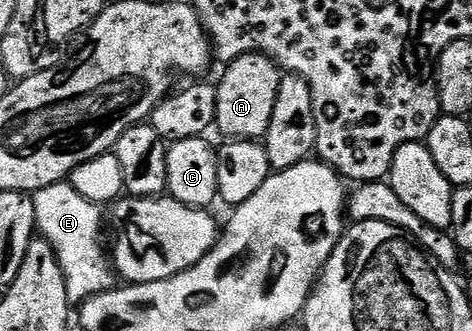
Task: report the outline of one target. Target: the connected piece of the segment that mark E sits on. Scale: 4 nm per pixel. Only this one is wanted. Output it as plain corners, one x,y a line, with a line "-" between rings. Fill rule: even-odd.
71,182
55,183
43,187
32,195
36,230
54,249
58,265
66,277
66,293
73,304
79,305
92,295
110,291
117,286
118,276
106,254
106,247
100,244
101,204
86,201
74,189

